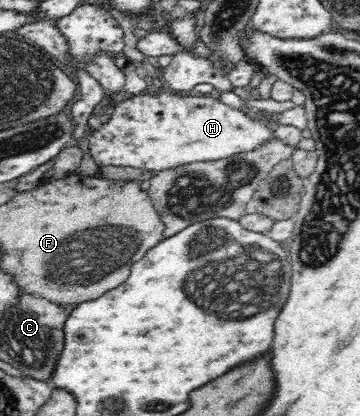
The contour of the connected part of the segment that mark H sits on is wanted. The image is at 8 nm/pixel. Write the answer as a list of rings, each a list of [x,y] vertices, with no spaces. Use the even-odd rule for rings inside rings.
[[[160,88],[156,93],[148,92],[148,94],[138,94],[138,96],[123,96],[122,100],[120,100],[118,104],[114,105],[113,112],[111,113],[109,120],[104,123],[99,130],[95,130],[92,136],[90,136],[88,150],[98,168],[101,166],[130,166],[130,168],[140,168],[140,170],[144,170],[144,172],[148,175],[155,171],[160,172],[191,162],[222,160],[228,158],[228,156],[256,150],[256,148],[258,148],[260,144],[264,144],[266,140],[274,139],[274,136],[275,133],[268,128],[268,121],[264,120],[264,118],[258,116],[252,118],[252,116],[244,113],[244,111],[240,111],[240,109],[236,109],[236,107],[232,108],[232,106],[222,103],[221,101],[214,100],[214,98],[210,98],[209,95],[204,95],[203,97],[179,96],[178,94],[172,94],[170,91]]]

